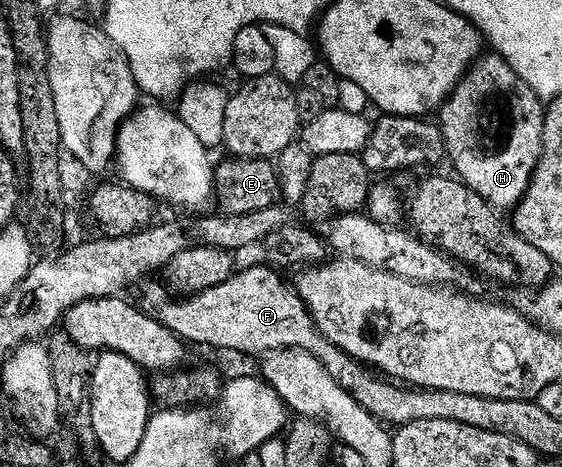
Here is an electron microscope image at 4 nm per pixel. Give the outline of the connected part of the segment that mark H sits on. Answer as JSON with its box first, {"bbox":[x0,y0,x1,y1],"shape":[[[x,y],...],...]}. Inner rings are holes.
{"bbox":[439,54,546,210],"shape":[[[496,54],[482,55],[481,59],[465,73],[459,86],[441,108],[439,123],[445,138],[448,159],[462,184],[479,194],[488,204],[498,210],[516,209],[533,181],[543,155],[546,105],[519,78],[506,60]],[[496,96],[505,96],[509,107],[509,141],[505,148],[489,148],[485,141],[485,107]]]}

